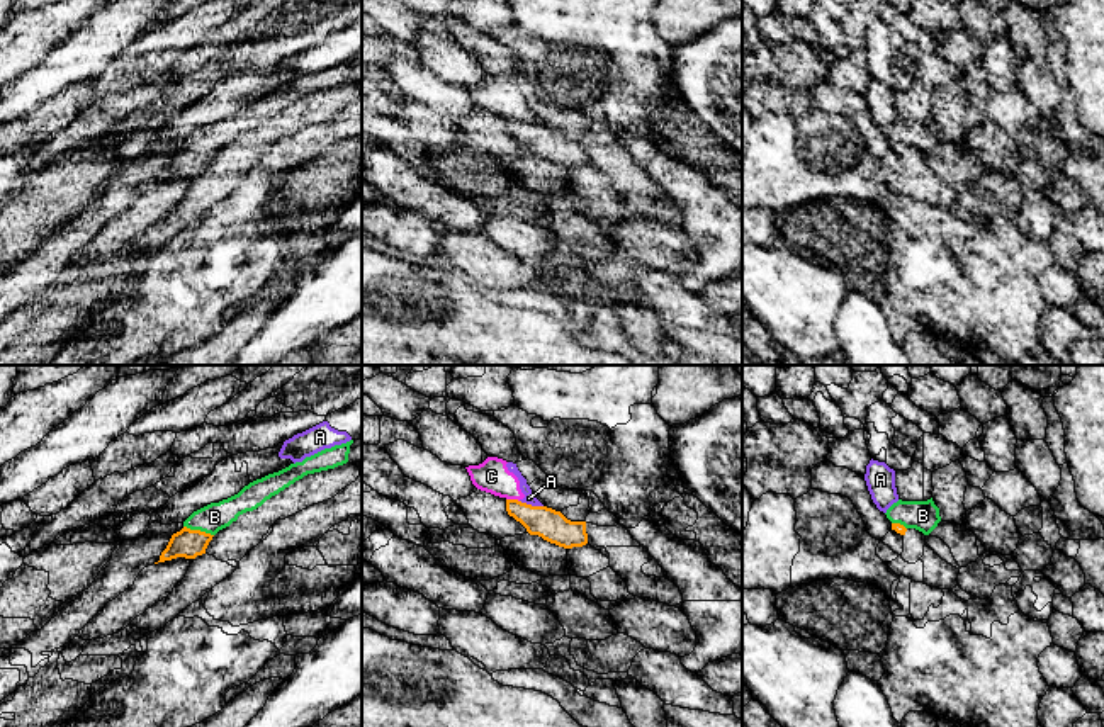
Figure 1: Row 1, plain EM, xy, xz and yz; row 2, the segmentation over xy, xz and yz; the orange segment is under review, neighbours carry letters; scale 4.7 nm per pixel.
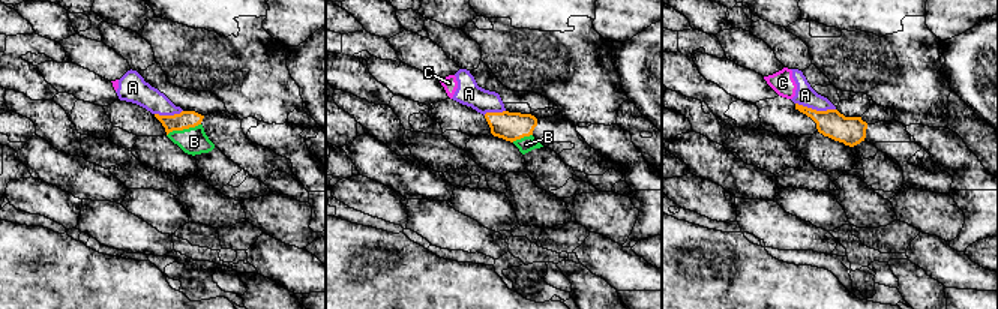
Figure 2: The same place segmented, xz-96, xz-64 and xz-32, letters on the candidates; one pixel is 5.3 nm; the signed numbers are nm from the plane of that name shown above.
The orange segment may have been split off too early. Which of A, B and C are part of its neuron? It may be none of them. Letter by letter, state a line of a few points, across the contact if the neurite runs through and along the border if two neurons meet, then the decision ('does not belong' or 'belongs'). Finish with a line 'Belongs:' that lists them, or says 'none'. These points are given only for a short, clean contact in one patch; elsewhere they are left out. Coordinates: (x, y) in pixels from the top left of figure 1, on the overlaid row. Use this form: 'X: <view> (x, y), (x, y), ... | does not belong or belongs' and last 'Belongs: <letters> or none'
A: xz (520, 500), (542, 507) | does not belong
B: xy (189, 544), (199, 530), (214, 517) | belongs
C: xz (506, 498), (518, 501) | does not belong
Belongs: B

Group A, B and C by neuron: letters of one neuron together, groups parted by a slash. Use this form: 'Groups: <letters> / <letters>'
Groups: A C / B

